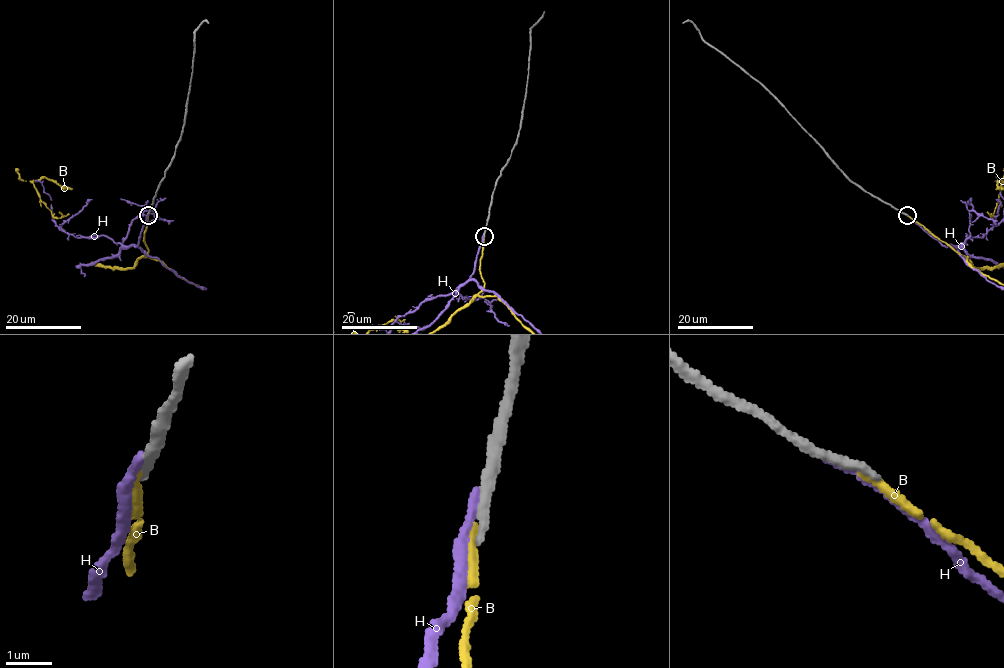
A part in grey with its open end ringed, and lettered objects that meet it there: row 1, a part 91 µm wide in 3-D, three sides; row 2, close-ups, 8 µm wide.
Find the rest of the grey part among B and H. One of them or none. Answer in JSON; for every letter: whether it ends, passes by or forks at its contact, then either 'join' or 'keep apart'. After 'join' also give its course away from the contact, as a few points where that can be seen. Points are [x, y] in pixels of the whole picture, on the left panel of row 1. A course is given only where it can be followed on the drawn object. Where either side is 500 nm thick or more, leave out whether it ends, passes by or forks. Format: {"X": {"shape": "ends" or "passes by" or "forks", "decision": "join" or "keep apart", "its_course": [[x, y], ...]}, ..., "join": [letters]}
{"B": {"shape": "ends", "decision": "join"}, "H": {"shape": "ends", "decision": "keep apart"}, "join": ["B"]}

